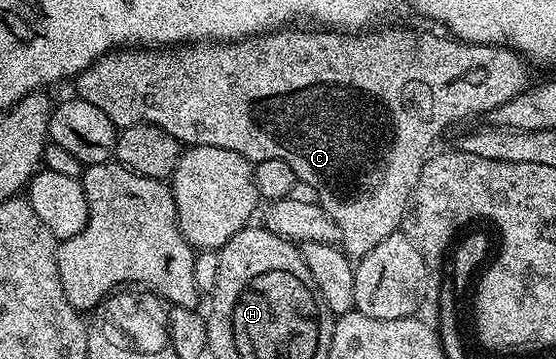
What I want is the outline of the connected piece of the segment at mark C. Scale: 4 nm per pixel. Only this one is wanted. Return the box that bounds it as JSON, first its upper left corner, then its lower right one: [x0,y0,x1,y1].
[75,28,530,260]

